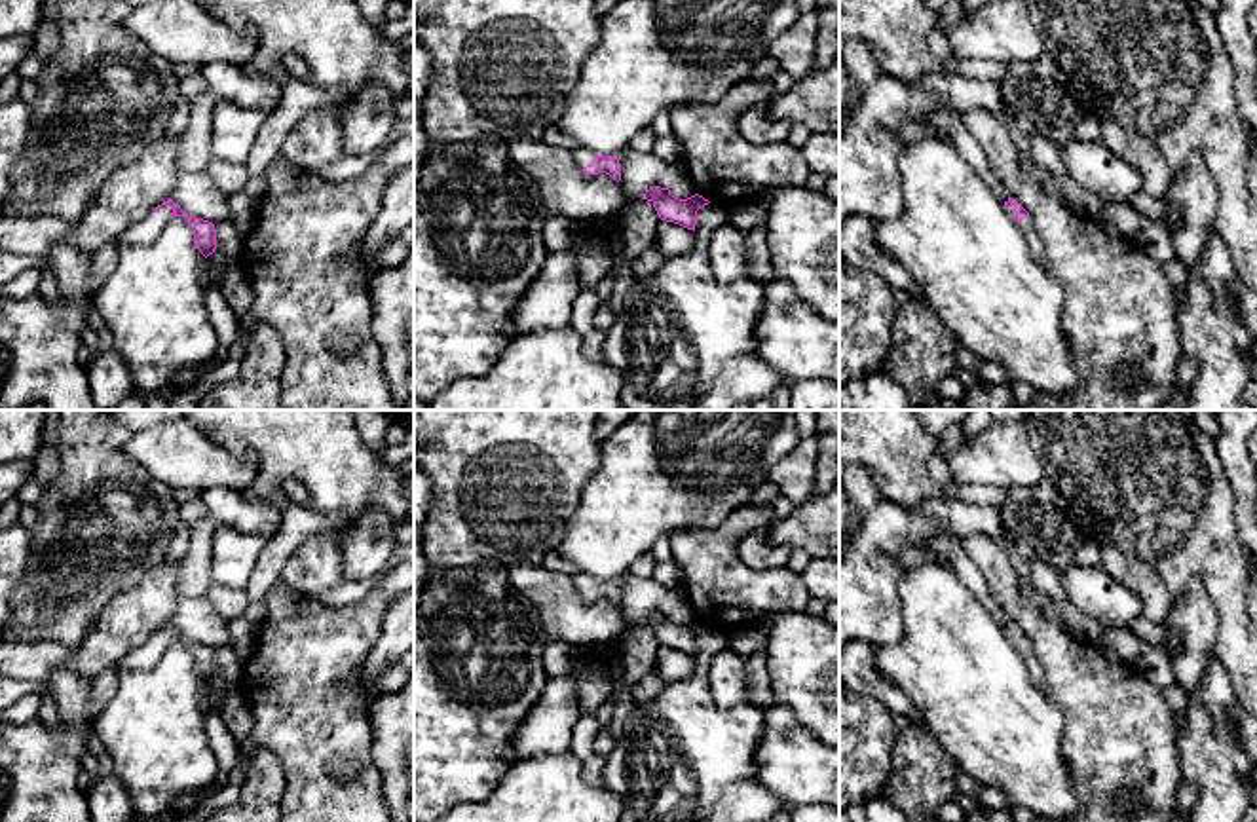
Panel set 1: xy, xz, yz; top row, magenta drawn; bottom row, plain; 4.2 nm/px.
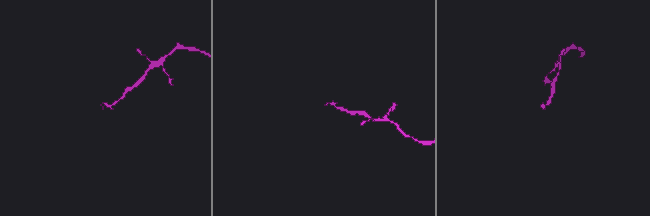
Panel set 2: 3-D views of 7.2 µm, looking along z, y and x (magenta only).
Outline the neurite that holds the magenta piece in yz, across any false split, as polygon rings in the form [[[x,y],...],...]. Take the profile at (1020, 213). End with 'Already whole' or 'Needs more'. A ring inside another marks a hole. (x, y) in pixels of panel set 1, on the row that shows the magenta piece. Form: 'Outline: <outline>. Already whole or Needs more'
Outline: [[[1016,199],[1004,201],[1004,209],[1010,215],[1010,218],[1014,220],[1014,224],[1020,228],[1031,258],[1041,260],[1042,241],[1039,237],[1039,232],[1035,230],[1035,224],[1031,220],[1029,213]]]. Needs more

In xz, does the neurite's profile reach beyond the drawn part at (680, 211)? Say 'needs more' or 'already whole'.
already whole

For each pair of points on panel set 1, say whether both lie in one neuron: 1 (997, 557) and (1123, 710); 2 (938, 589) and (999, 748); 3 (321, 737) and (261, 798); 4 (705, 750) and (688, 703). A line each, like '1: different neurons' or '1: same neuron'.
1: same neuron
2: same neuron
3: different neurons
4: same neuron

